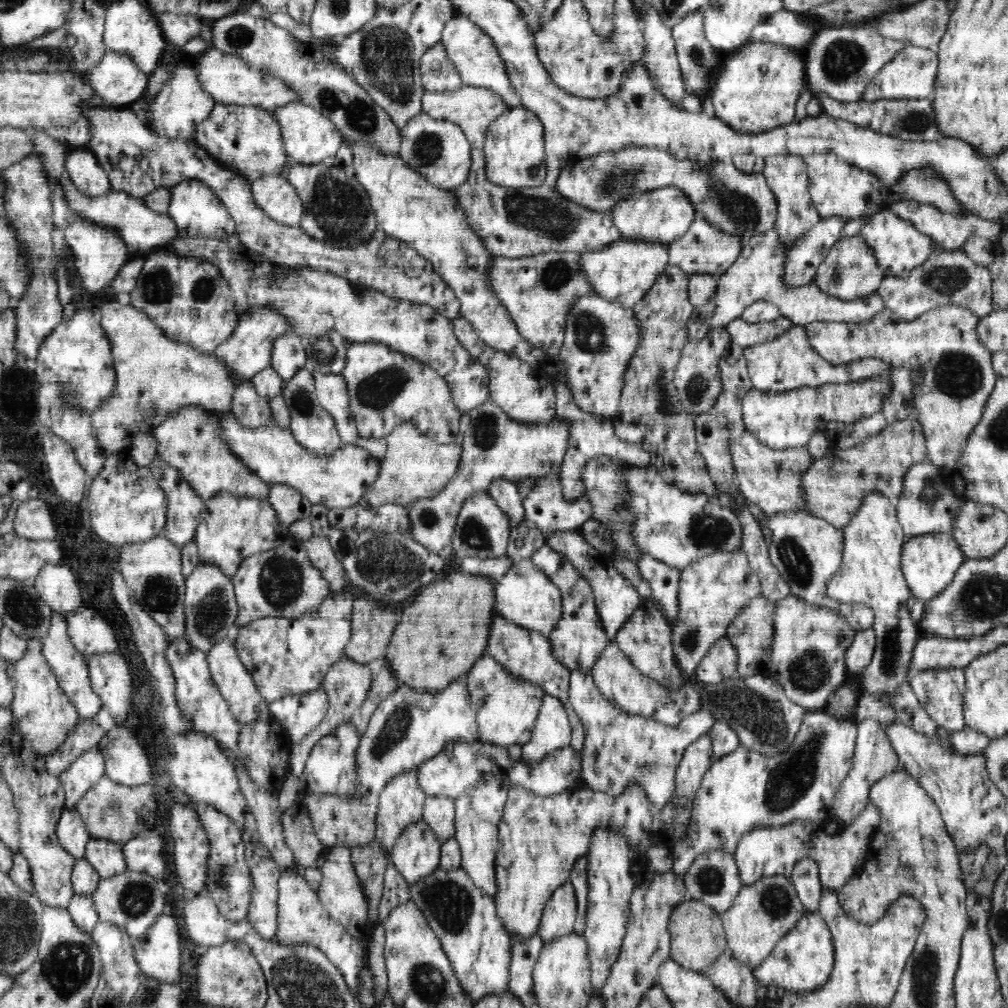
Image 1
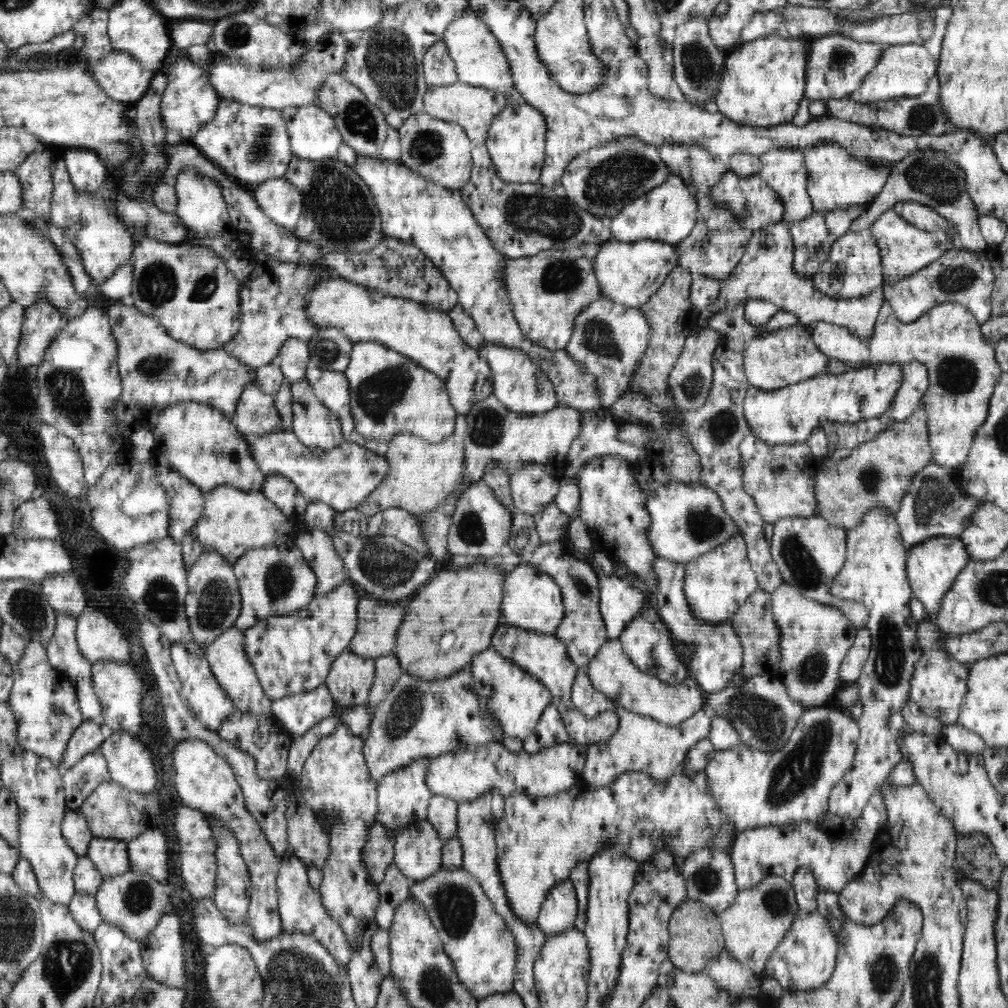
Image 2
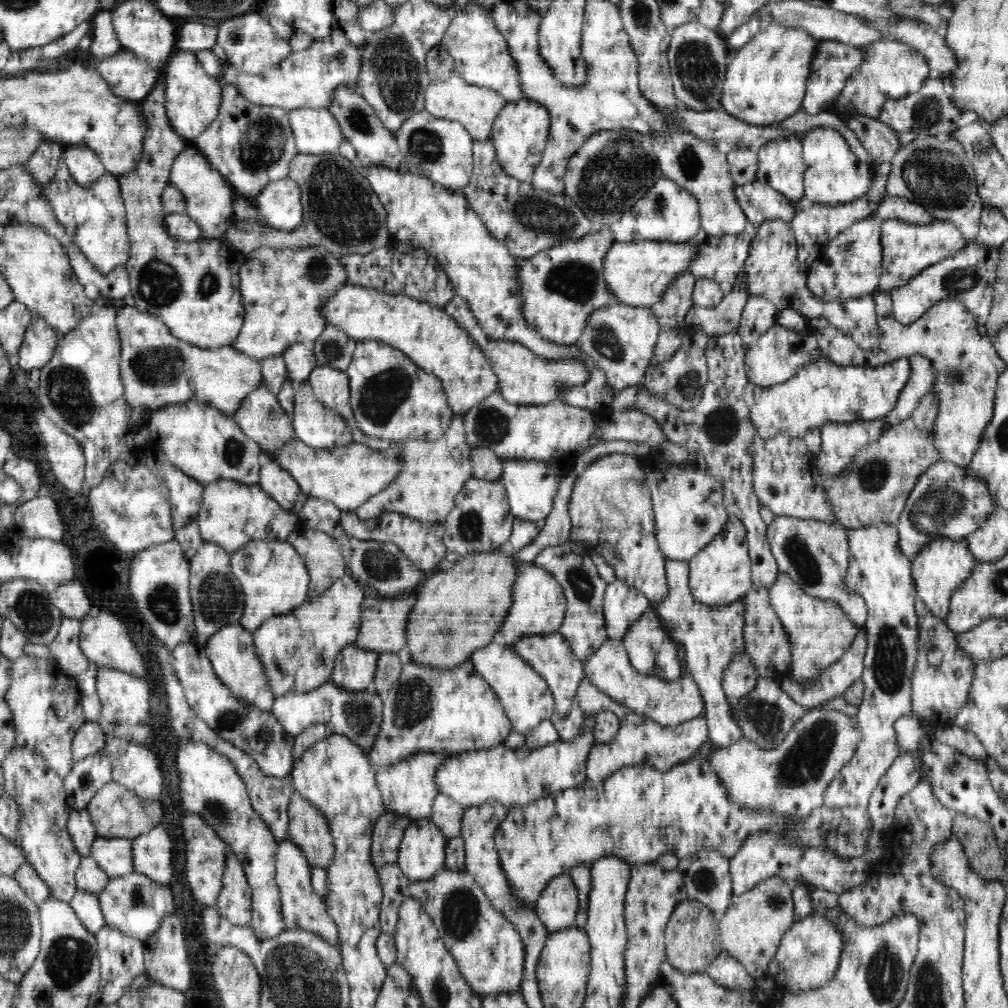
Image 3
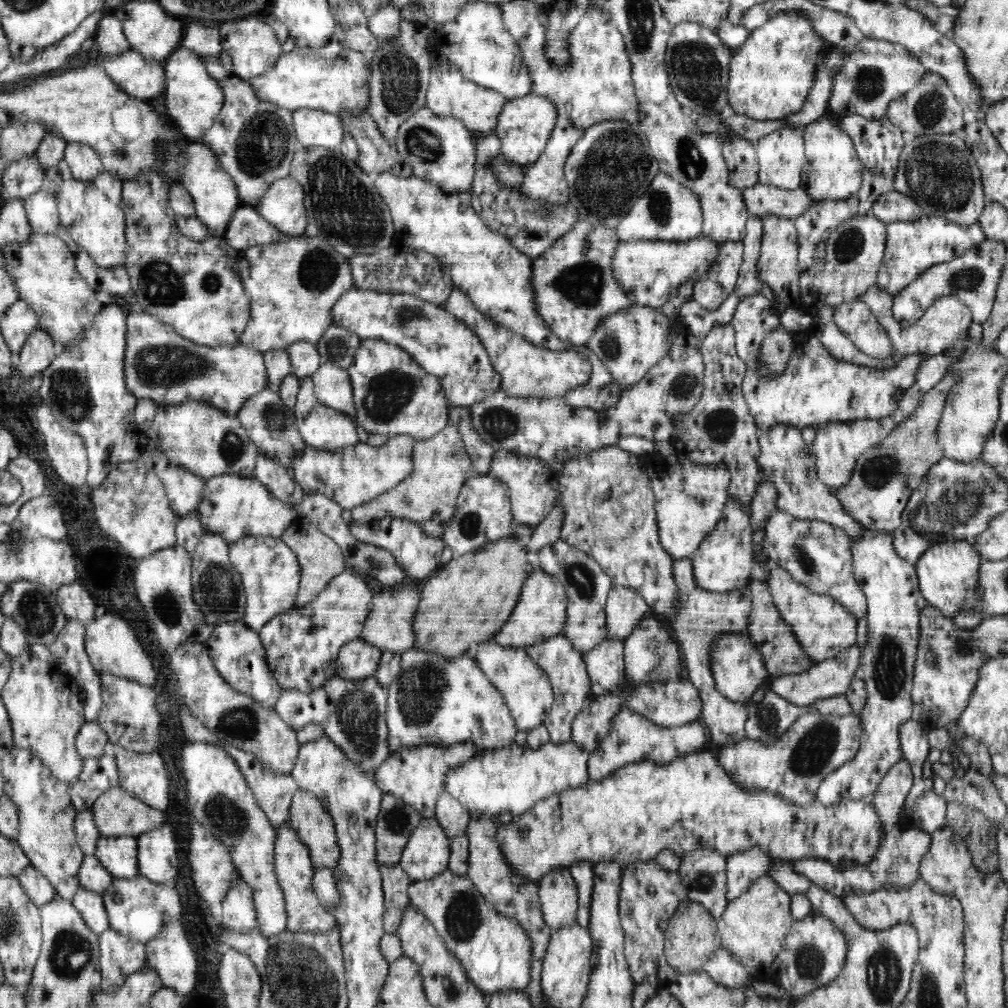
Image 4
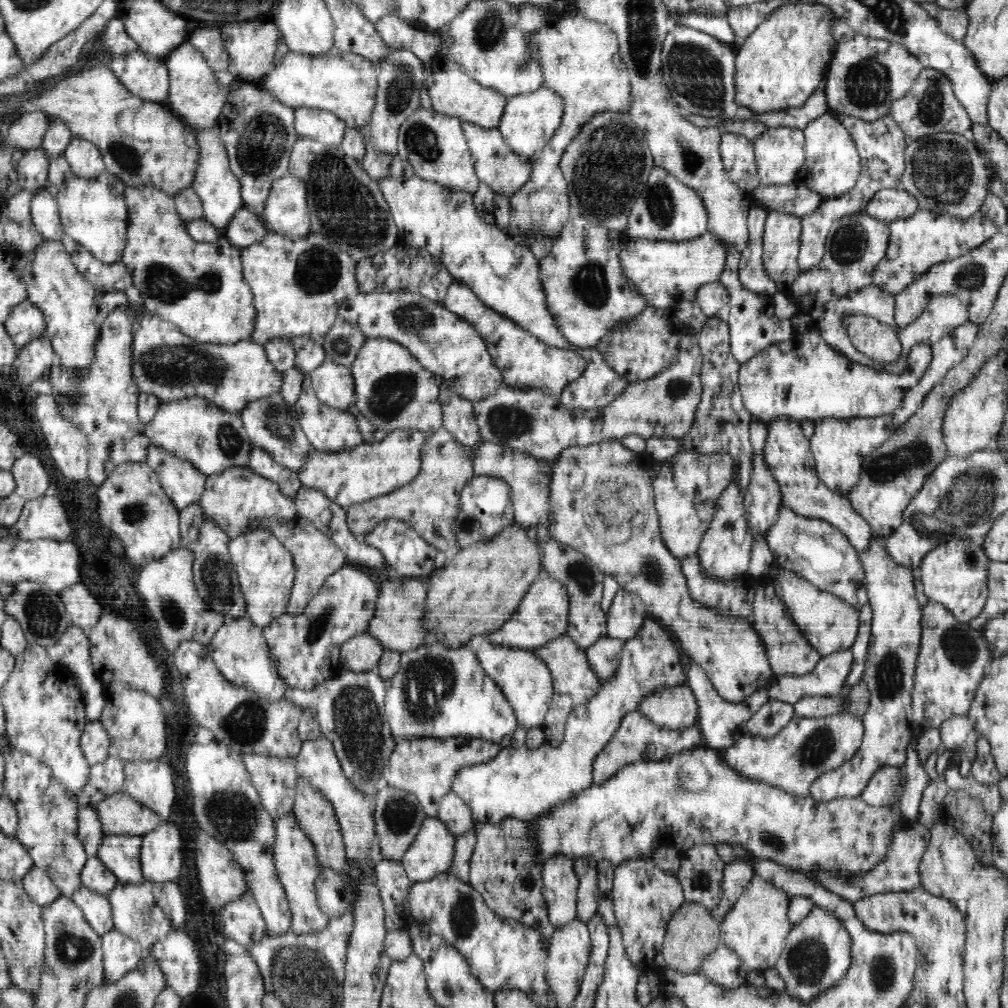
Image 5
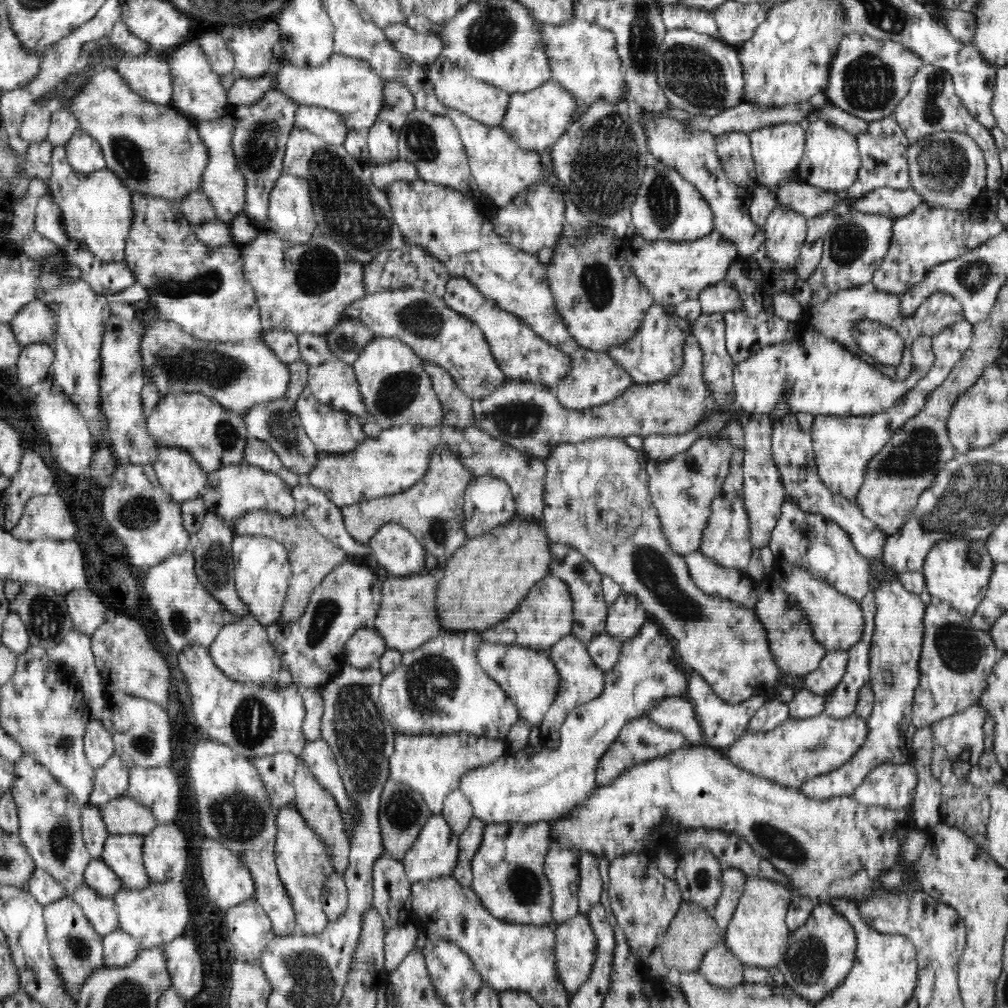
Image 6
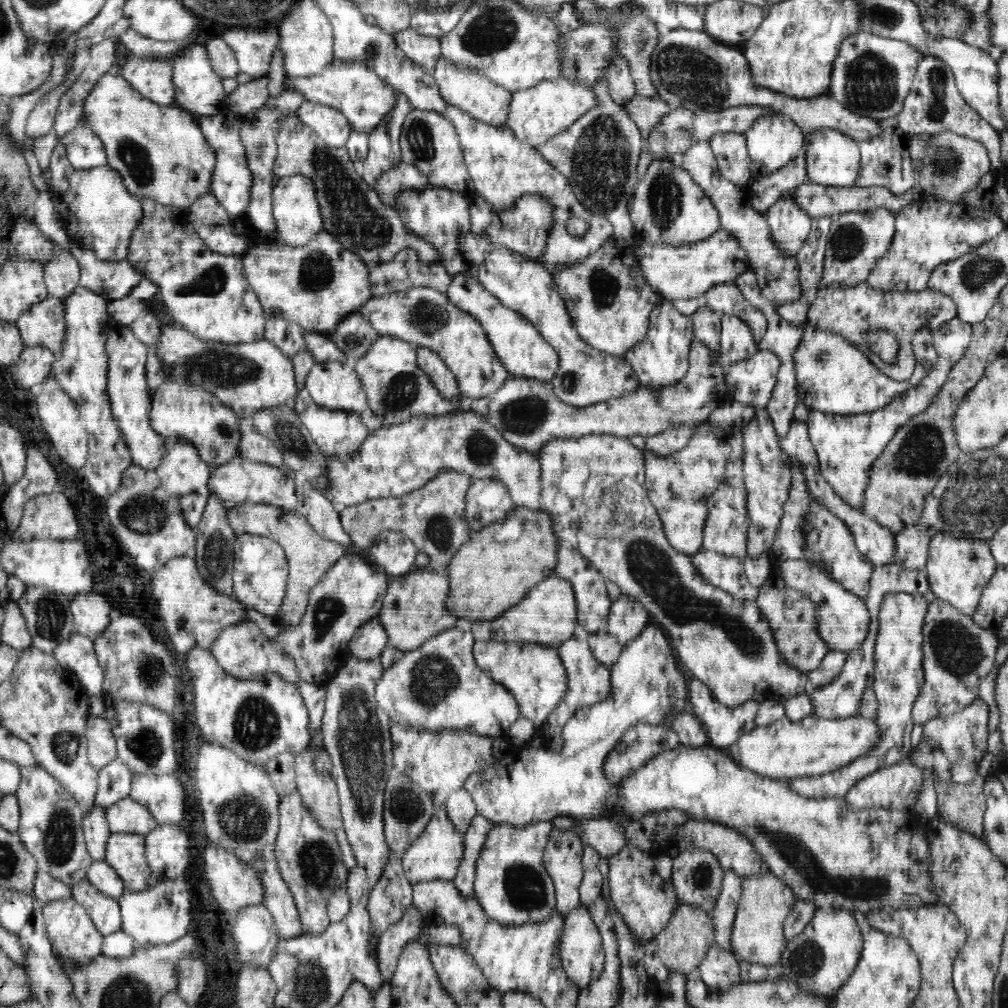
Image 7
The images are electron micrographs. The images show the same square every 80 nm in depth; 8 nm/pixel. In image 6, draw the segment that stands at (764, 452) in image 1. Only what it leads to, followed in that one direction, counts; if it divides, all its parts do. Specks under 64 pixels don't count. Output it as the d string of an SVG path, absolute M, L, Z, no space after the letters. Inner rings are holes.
M790 413L777 421L773 421L772 453L774 453L774 463L780 469L790 505L799 506L806 512L819 513L826 519L832 519L842 529L846 530L856 550L868 560L874 561L884 558L884 543L889 535L880 531L874 522L864 516L860 506L855 501L835 494L828 489L828 486L824 485L816 465L816 454L814 453L811 433L802 430L796 421L795 414Z

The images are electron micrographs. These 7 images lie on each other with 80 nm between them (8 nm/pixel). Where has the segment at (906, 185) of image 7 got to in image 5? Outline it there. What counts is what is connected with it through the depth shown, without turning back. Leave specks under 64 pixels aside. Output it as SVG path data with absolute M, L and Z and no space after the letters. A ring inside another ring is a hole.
M838 114L841 123L849 130L851 137L857 146L861 168L860 176L856 184L835 199L826 199L824 202L808 216L801 217L801 248L798 255L800 270L807 271L816 266L825 254L825 242L831 224L842 216L848 216L854 212L861 212L870 198L882 190L882 188L901 188L901 180L905 171L905 150L907 147L907 137L898 123L888 114L880 120L864 121L854 116Z

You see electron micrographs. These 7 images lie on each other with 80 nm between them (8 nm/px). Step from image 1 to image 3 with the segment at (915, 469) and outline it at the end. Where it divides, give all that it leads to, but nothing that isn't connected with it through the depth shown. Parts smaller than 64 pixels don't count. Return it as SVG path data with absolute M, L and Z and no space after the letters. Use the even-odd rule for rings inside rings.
M938 460L920 476L906 501L899 524L898 547L904 556L914 559L929 542L943 537L959 541L980 530L982 522L998 510L999 504L988 494L988 485L982 484L976 472L952 462Z

